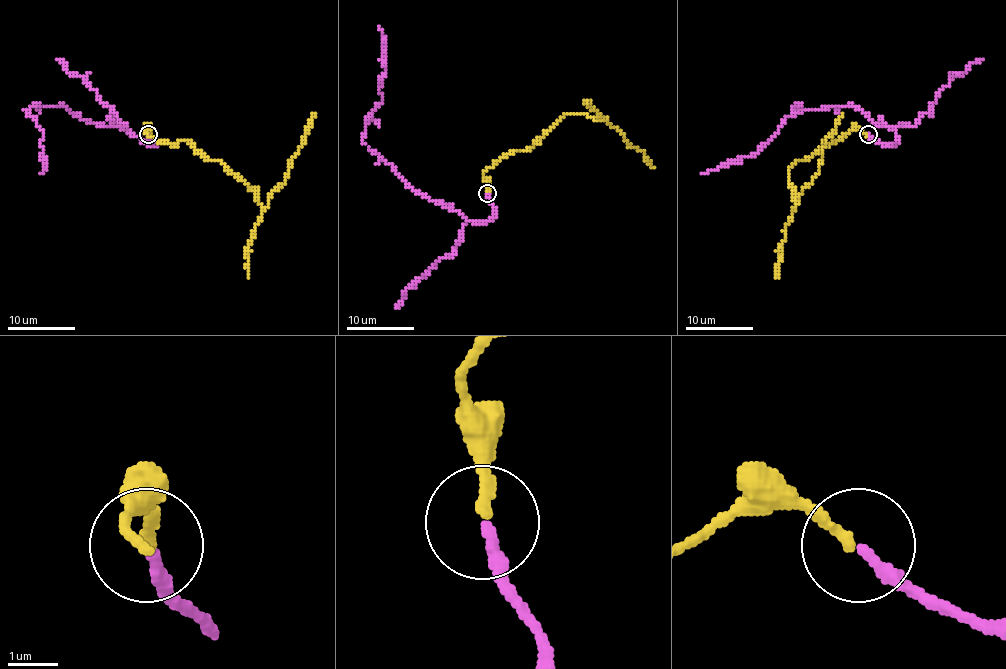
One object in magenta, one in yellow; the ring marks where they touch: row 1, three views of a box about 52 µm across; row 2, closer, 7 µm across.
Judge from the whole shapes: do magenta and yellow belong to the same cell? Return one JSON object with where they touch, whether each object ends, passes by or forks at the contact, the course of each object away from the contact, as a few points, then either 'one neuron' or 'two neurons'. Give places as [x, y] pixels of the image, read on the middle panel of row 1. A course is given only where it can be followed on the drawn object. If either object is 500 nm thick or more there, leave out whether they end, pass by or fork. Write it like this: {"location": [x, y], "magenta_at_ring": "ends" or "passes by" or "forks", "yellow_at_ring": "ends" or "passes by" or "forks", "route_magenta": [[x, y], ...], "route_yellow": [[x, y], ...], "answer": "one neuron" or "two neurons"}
{"location": [487, 193], "magenta_at_ring": "ends", "yellow_at_ring": "ends", "route_magenta": [[487, 193], [494, 215], [469, 222], [415, 191], [365, 143], [371, 113], [383, 99], [378, 27]], "route_yellow": [[487, 191], [484, 173], [504, 156], [527, 149], [564, 114], [604, 119], [628, 144], [640, 149], [651, 166]], "answer": "one neuron"}

